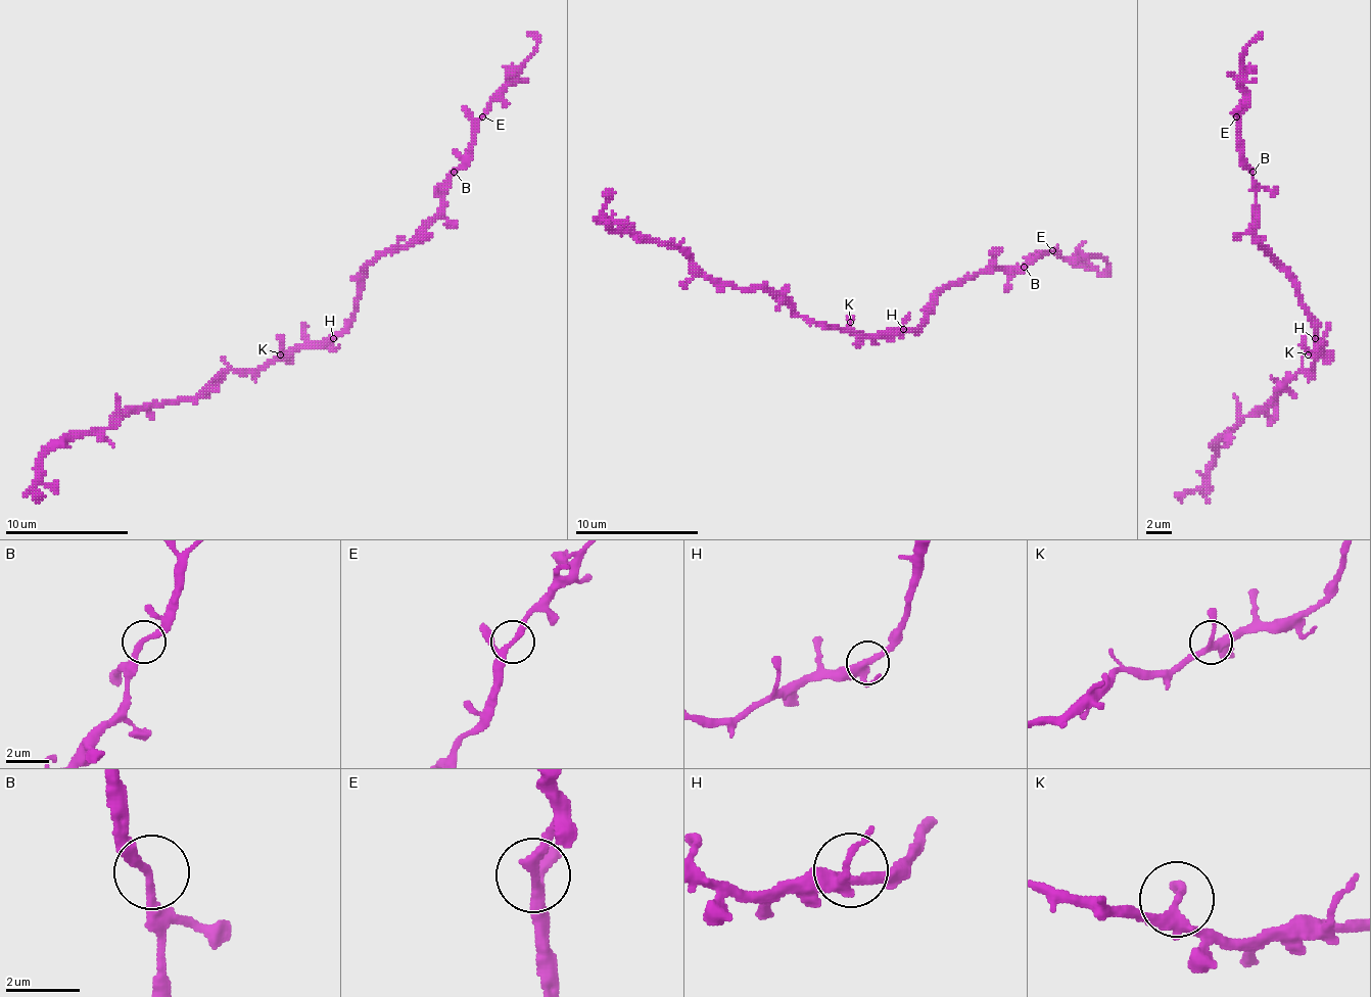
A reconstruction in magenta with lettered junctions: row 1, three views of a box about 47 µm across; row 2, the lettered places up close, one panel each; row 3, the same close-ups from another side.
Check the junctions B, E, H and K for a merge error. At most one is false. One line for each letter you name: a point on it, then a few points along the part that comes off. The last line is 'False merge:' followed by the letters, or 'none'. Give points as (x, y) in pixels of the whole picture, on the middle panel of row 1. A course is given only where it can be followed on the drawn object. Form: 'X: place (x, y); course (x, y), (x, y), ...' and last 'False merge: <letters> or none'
False merge: none

